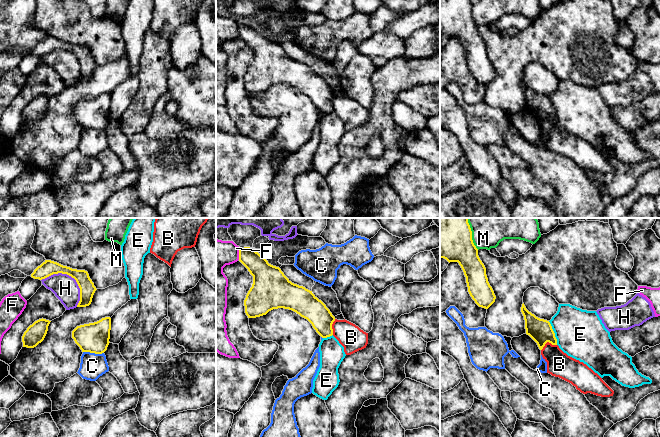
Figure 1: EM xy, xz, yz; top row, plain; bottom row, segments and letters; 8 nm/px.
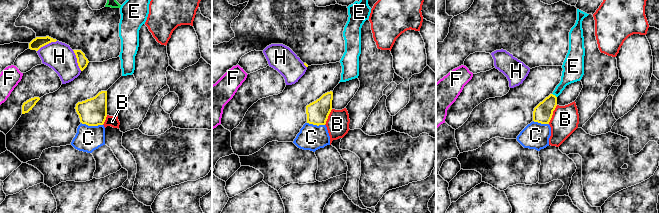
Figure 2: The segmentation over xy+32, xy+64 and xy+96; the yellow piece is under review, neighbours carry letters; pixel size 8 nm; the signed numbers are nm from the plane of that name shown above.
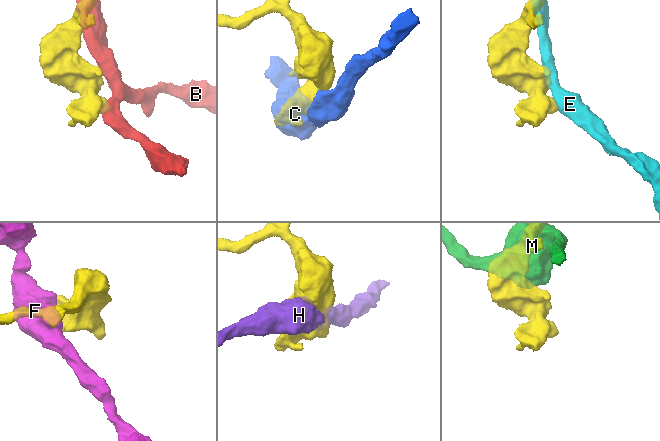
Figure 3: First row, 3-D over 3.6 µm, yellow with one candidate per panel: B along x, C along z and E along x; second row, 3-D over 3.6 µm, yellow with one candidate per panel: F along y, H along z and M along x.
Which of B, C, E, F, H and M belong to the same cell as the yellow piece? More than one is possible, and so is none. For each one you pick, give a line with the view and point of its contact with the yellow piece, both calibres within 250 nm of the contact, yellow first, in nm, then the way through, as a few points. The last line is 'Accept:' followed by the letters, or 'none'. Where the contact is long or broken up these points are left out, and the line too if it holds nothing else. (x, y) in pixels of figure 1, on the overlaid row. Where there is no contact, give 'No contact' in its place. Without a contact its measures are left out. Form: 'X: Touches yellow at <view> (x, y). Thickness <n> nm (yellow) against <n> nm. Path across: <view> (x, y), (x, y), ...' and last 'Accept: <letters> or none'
Accept: none

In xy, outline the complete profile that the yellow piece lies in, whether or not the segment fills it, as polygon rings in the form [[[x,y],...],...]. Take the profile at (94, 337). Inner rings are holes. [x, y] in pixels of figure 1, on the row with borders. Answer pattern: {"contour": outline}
{"contour": [[[111,318],[77,326],[72,331],[72,338],[82,352],[102,354],[107,350],[110,339]]]}

